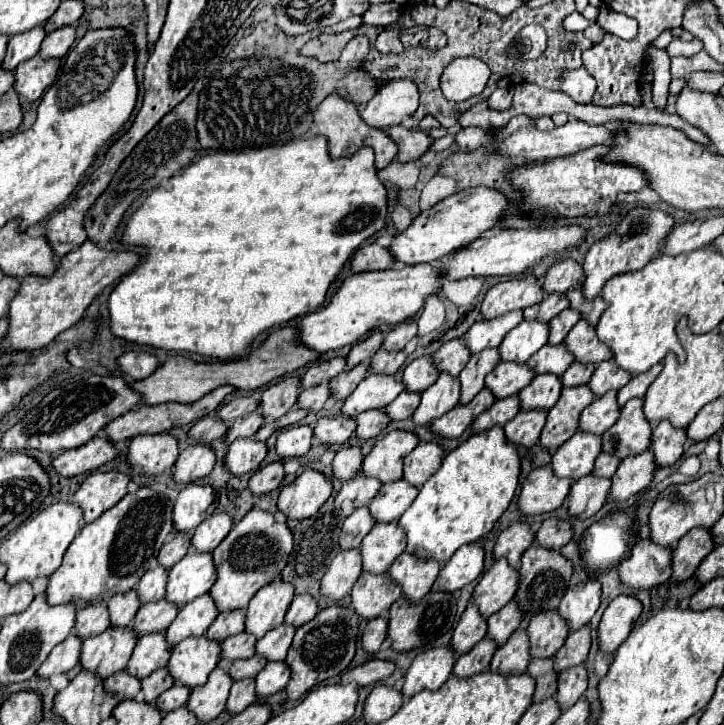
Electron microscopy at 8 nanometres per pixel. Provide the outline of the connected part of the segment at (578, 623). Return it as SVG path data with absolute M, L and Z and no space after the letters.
M597 578L575 582L567 588L561 598L559 614L567 620L571 630L585 626L599 608L601 600L601 584Z

